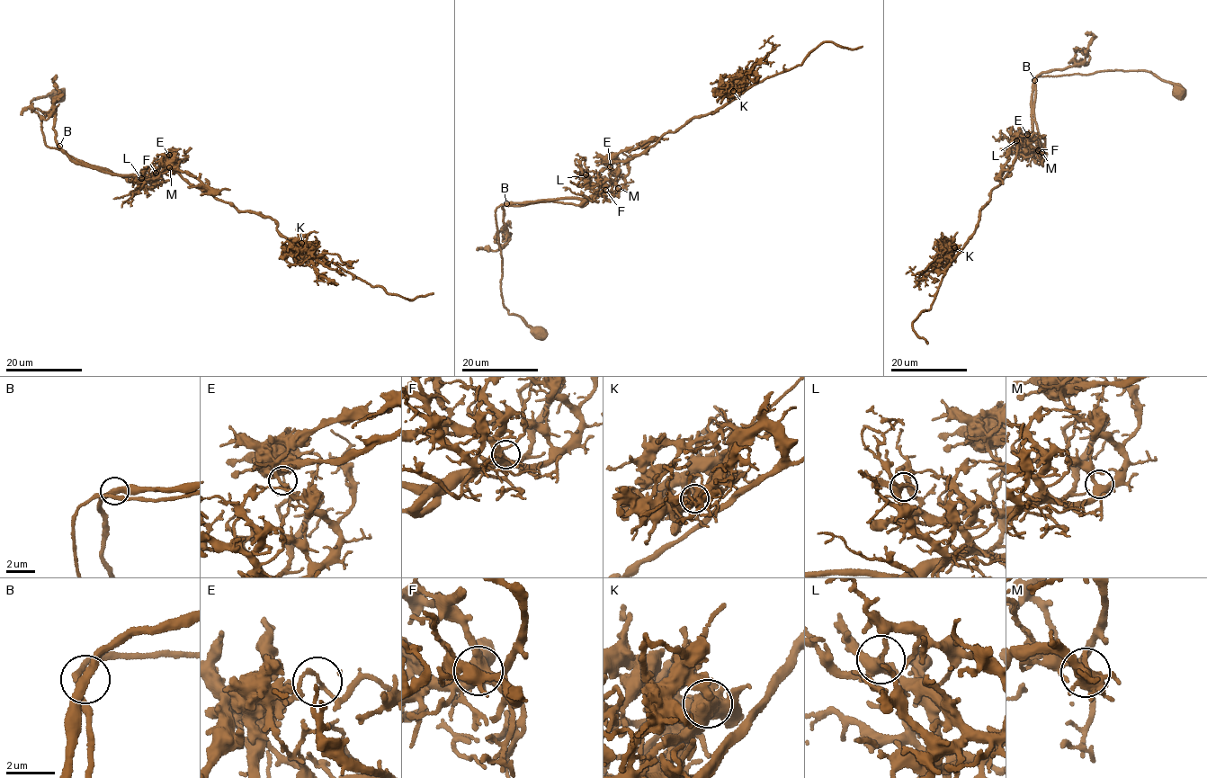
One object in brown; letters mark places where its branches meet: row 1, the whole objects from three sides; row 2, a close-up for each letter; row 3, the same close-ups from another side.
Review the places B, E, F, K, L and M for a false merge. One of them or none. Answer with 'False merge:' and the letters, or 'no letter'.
False merge: E

